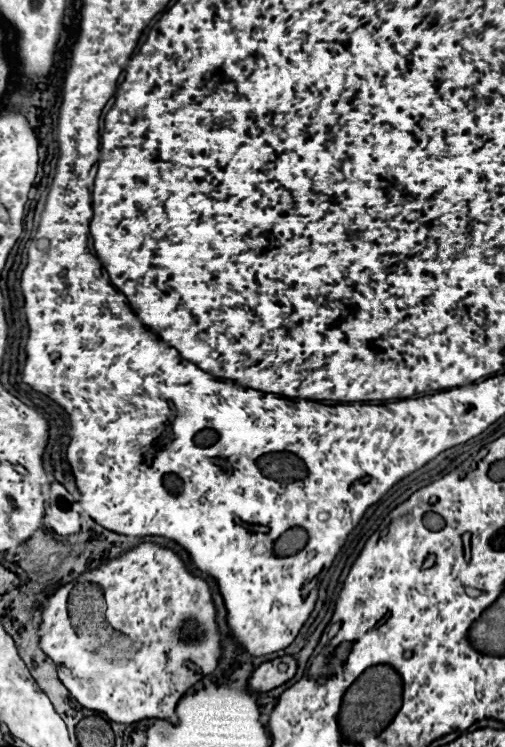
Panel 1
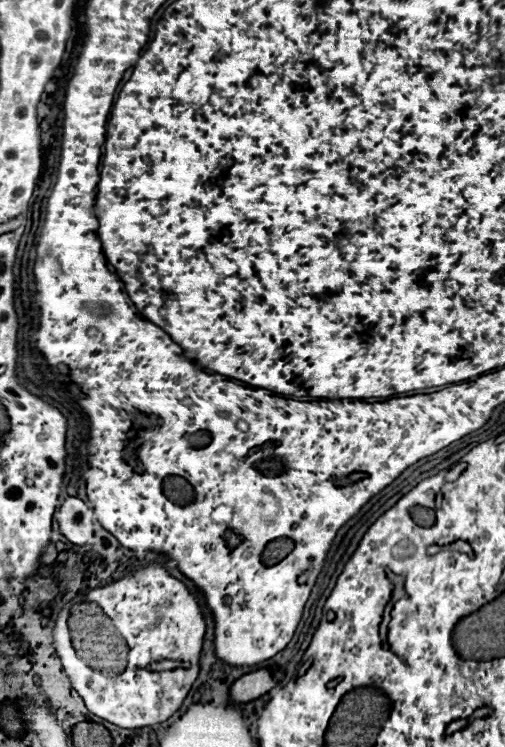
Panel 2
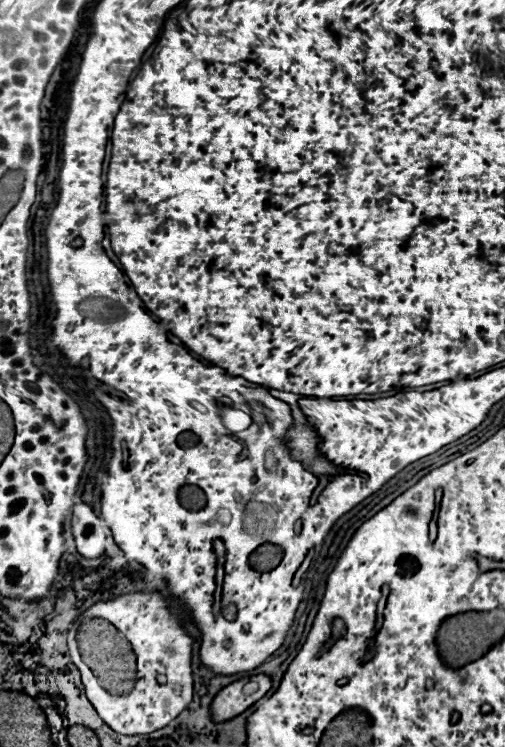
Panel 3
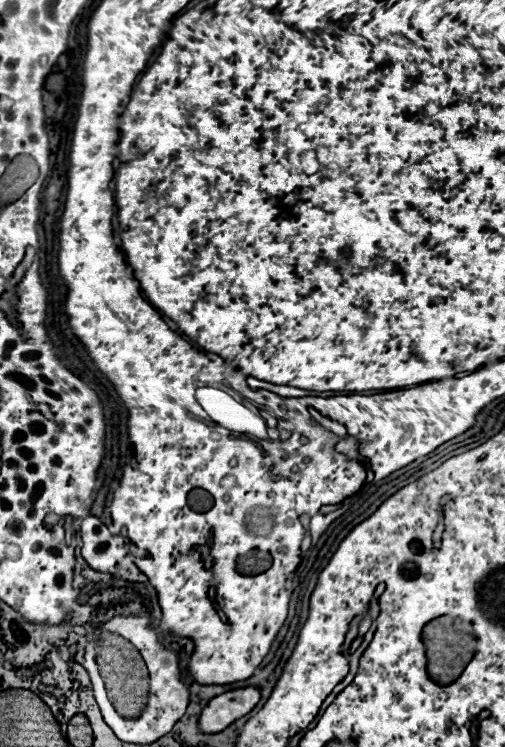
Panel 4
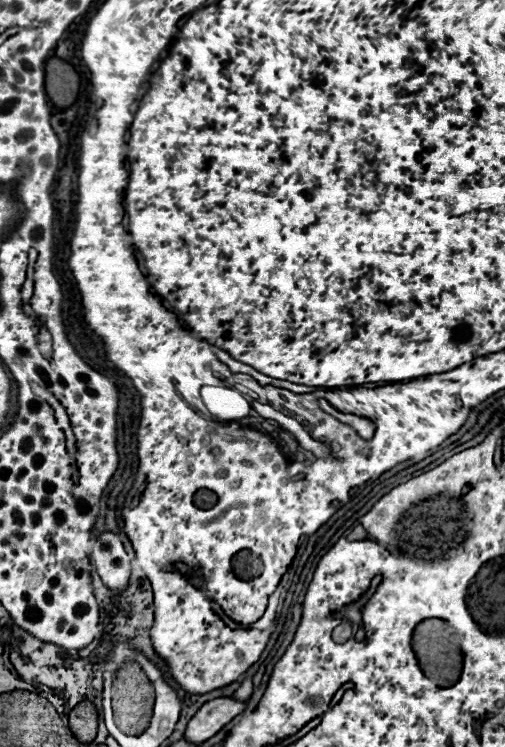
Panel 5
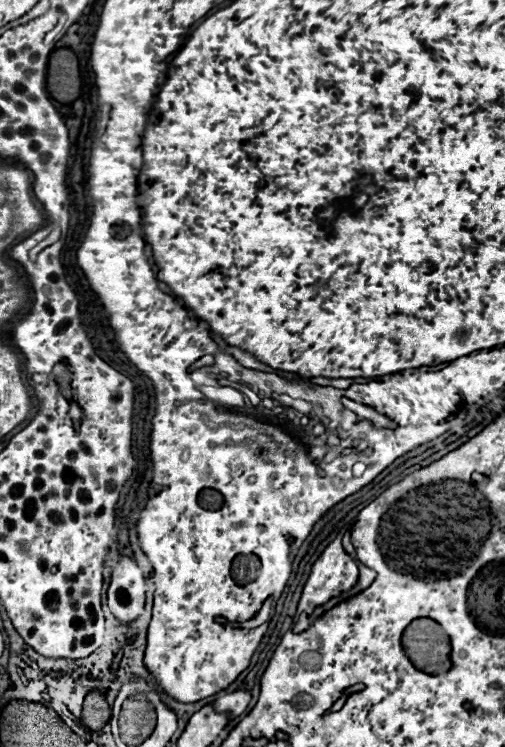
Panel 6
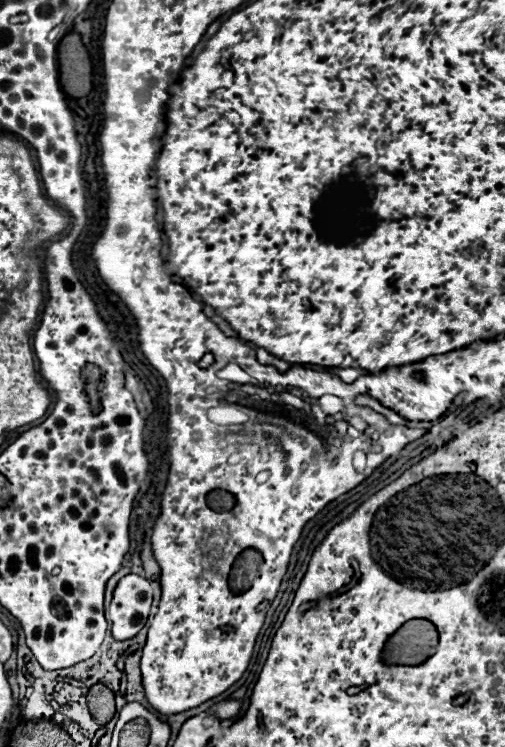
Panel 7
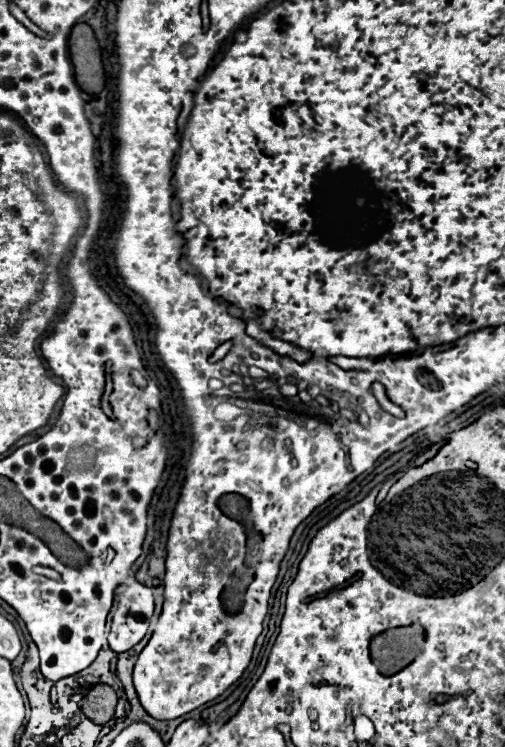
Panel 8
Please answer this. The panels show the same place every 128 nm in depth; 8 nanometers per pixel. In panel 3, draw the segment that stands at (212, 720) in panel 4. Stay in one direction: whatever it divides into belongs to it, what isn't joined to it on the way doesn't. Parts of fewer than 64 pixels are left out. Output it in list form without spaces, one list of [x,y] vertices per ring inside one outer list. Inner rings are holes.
[[[256,674],[250,678],[242,678],[238,682],[232,682],[224,690],[220,690],[212,702],[214,722],[224,722],[242,714],[256,700],[260,700],[270,690],[270,686],[272,686],[272,680],[268,674]]]

